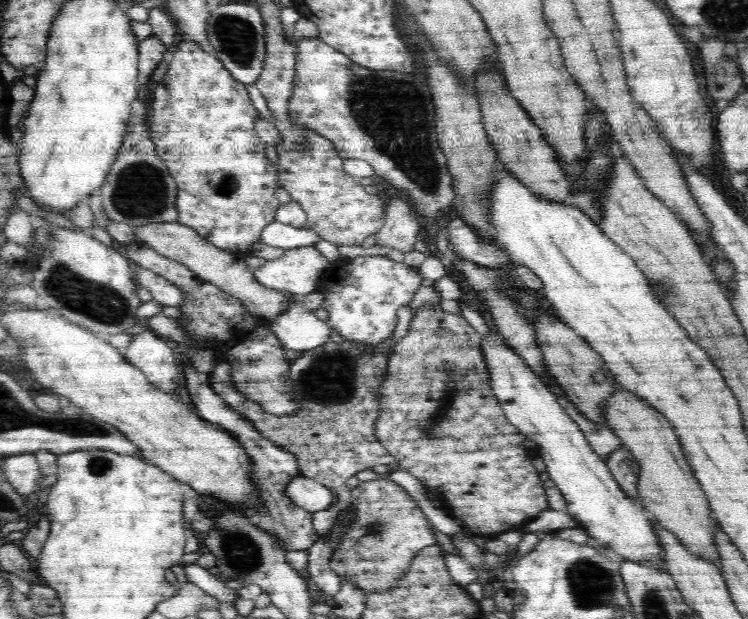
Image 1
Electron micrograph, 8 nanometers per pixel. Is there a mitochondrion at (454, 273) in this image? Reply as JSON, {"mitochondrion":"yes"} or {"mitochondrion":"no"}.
{"mitochondrion":"no"}

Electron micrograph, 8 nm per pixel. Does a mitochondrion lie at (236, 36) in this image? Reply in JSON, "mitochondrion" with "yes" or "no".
{"mitochondrion":"yes"}

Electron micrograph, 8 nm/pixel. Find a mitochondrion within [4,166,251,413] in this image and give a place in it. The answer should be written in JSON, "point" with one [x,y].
{"point":[99,302]}

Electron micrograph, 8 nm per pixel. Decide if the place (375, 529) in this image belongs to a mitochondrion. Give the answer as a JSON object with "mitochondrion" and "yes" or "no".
{"mitochondrion":"yes"}

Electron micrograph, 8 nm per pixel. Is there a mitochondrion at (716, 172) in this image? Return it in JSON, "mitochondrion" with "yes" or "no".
{"mitochondrion":"no"}

